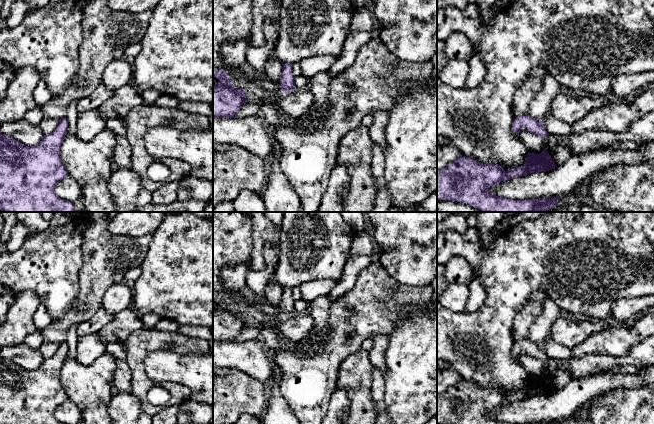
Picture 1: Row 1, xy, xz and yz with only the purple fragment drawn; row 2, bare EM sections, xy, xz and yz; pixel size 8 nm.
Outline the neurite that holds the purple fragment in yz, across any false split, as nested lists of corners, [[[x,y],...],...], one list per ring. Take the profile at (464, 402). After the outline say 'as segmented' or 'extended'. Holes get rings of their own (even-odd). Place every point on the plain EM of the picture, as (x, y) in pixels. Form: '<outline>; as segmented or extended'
[[[544,373],[540,378],[528,376],[525,388],[505,395],[499,388],[483,388],[466,380],[460,380],[437,396],[437,424],[512,424],[498,421],[488,415],[502,405],[532,397],[546,396],[554,393],[556,388]]]; as segmented

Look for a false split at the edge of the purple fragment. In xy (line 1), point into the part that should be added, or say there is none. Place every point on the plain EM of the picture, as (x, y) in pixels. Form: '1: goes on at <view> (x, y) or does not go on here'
1: does not go on here

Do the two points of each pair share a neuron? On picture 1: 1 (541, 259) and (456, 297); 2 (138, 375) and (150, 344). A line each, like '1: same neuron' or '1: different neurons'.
1: different neurons
2: same neuron

